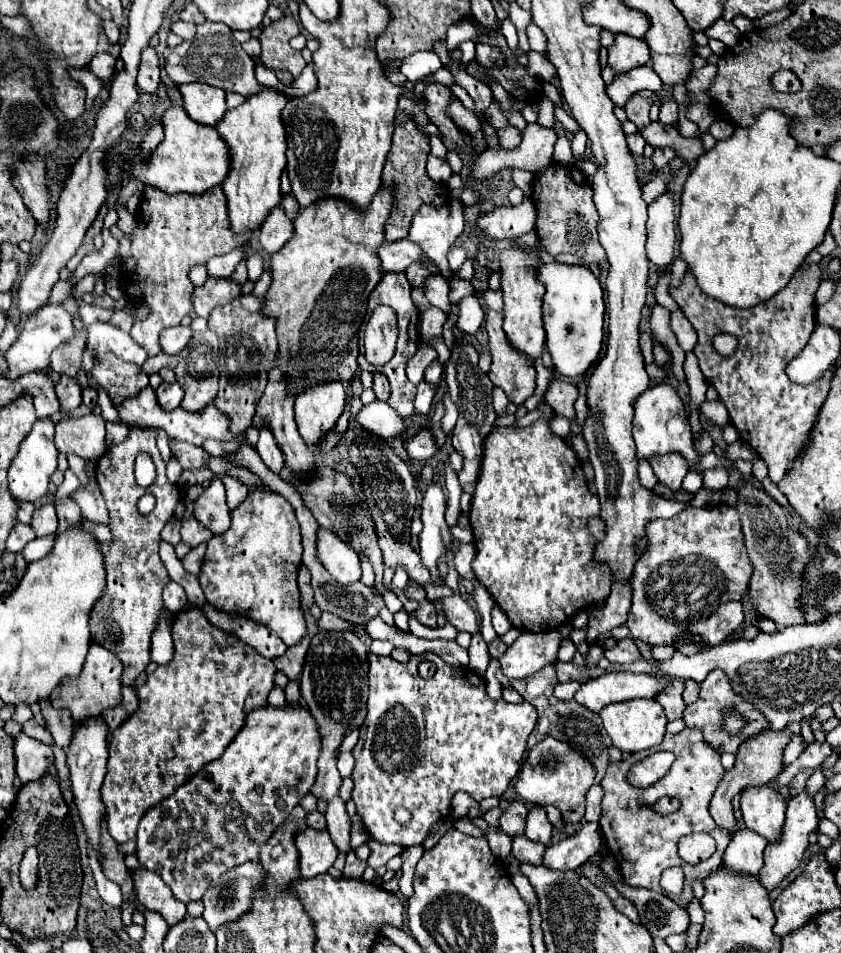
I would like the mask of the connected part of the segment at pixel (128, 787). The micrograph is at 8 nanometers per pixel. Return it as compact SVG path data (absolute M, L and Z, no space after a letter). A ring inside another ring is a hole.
M192 607L188 611L180 611L172 625L172 639L176 649L174 661L166 667L156 667L156 671L148 675L146 683L136 689L140 699L138 711L112 733L108 743L110 759L102 785L102 801L106 805L108 833L116 843L134 839L144 811L172 795L176 787L194 777L206 763L218 759L244 725L246 701L248 711L264 707L266 697L274 687L272 677L276 667L272 659L262 657L256 649L242 643L234 633L226 633L212 625L202 609Z

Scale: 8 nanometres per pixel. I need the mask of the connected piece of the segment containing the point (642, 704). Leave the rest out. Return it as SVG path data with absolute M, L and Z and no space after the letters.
M632 699L622 703L610 703L600 711L600 717L612 743L622 753L636 753L656 747L658 743L662 743L662 737L666 733L666 715L656 699Z

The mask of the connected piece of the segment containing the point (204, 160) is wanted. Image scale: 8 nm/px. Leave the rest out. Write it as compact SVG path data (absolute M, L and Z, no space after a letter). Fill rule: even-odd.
M168 109L160 117L160 125L164 127L164 141L158 145L154 155L148 159L148 163L142 163L140 157L136 155L136 149L132 149L130 141L120 141L120 155L108 163L108 193L114 191L116 185L122 183L122 155L132 155L132 169L130 173L134 179L142 181L144 185L158 187L166 191L168 195L178 195L178 193L204 193L212 187L218 187L224 183L228 169L230 169L230 153L226 141L218 135L214 127L206 127L202 123L194 123L184 109Z

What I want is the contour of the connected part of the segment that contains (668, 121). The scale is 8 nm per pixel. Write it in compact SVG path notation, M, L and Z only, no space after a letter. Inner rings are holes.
M672 97L662 99L662 107L660 107L660 121L664 125L672 125L676 127L676 113L678 113L678 105Z

